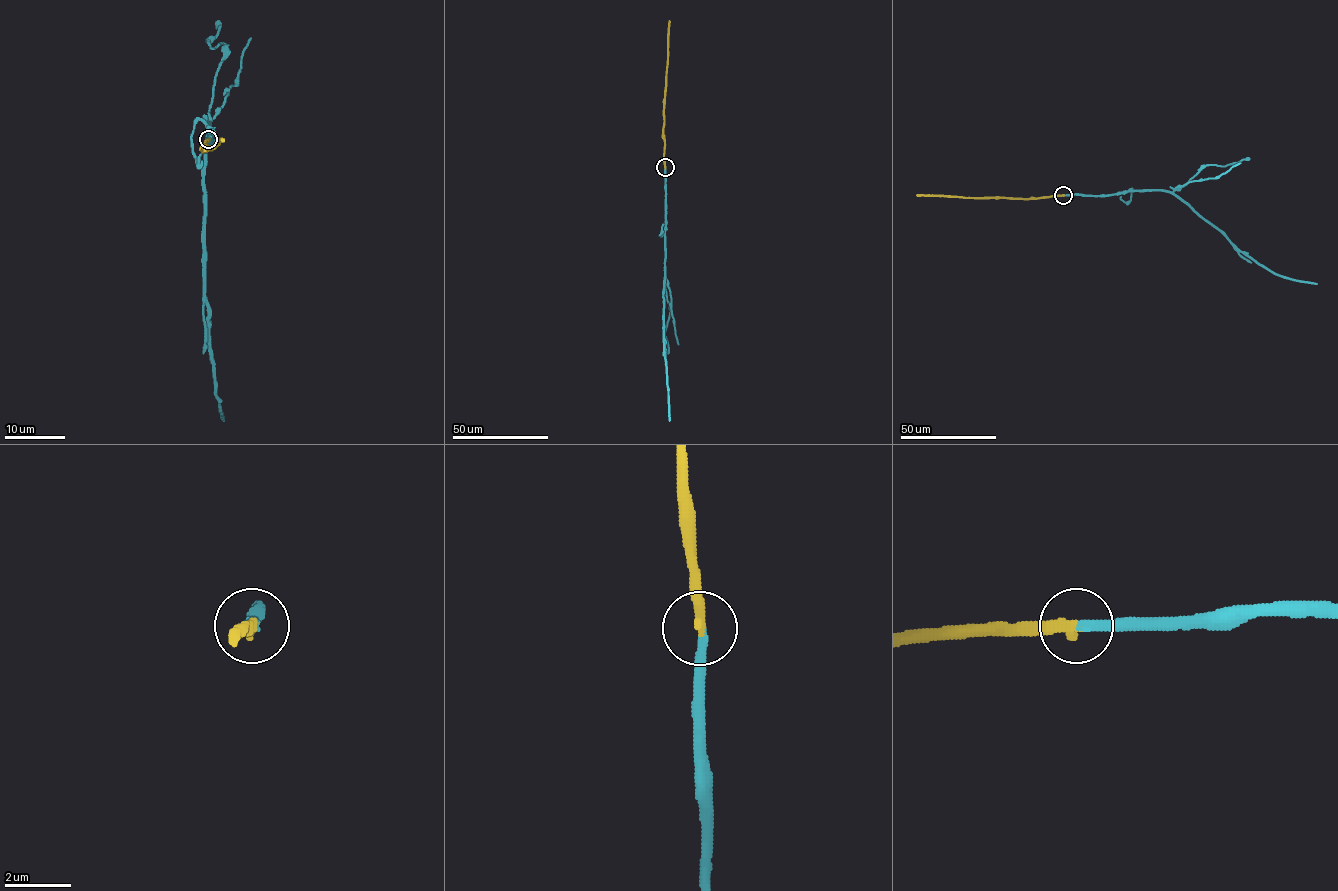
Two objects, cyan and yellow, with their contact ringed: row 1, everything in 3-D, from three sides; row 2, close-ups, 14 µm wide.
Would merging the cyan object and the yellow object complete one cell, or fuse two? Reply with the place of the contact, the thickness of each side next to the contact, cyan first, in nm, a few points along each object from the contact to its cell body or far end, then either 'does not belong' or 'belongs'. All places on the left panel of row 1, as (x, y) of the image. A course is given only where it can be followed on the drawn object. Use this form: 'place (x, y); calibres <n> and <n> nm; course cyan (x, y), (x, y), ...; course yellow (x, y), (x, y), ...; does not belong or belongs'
place (208, 139); calibres 280 and 360 nm; course cyan (208, 138), (211, 141), (208, 125), (203, 297), (208, 313), (214, 390), (223, 420); course yellow (208, 140), (205, 143), (208, 147), (203, 152), (205, 147), (214, 147), (223, 138); belongs

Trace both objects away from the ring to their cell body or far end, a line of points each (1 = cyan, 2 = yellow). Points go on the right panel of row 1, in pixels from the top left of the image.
1: (1064, 195), (1172, 192), (1258, 263), (1277, 274), (1316, 284)
2: (1064, 195), (1021, 199), (917, 195)

